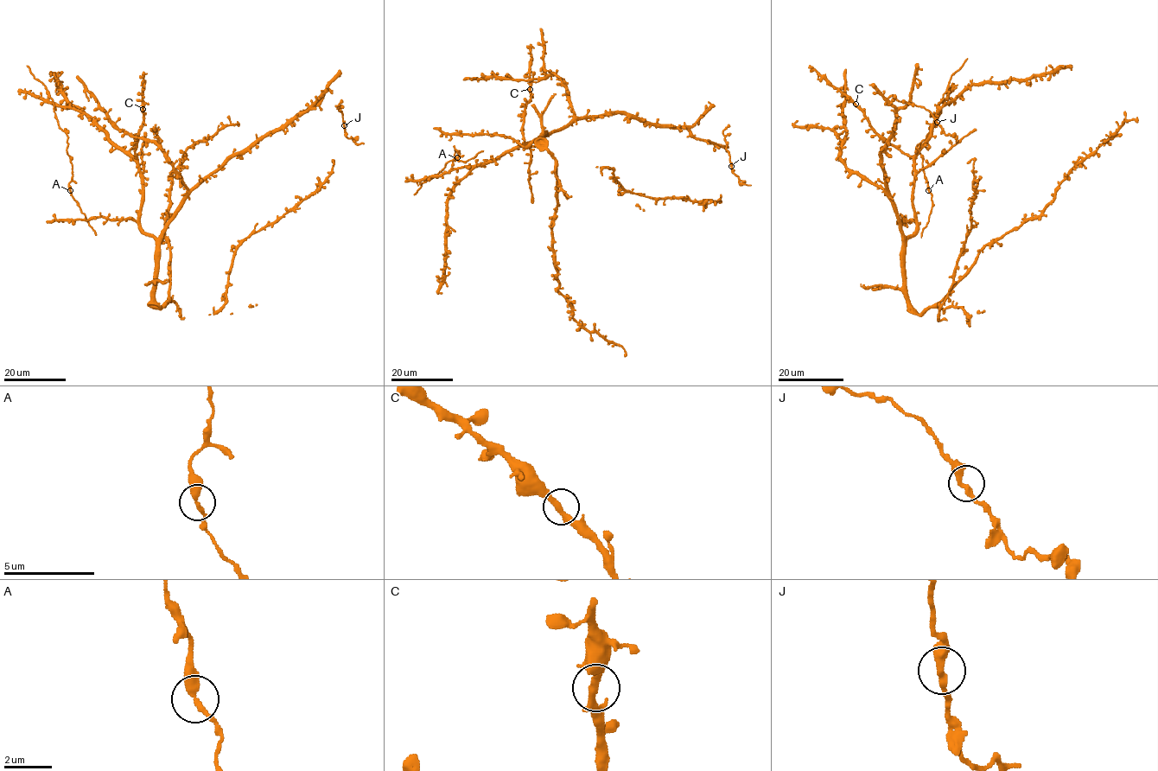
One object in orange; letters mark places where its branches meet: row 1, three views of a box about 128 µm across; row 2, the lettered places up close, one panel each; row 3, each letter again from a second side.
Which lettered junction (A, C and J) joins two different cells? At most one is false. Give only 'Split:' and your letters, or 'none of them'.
Split: none of them

